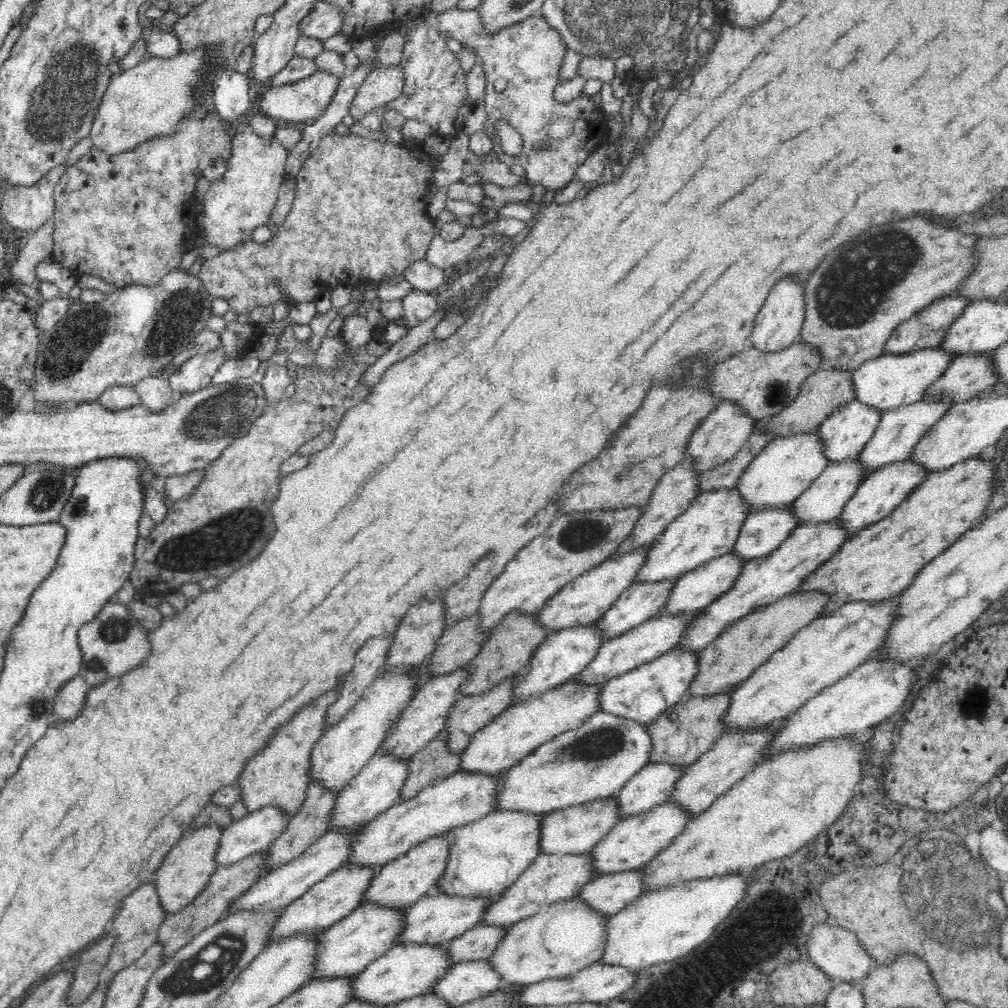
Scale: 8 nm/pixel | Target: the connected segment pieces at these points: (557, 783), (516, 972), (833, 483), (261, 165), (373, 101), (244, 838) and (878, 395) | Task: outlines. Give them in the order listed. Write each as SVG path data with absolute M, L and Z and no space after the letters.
M598 710L574 730L553 736L515 766L499 773L493 810L544 817L557 810L606 799L648 764L650 749L651 738L644 725Z
M575 897L552 903L507 929L486 959L487 965L508 985L524 986L568 978L601 961L607 920Z
M857 459L844 462L830 462L826 468L814 479L814 482L804 490L790 506L792 517L796 519L795 526L806 524L832 523L839 519L843 506L854 496L864 477L859 472Z
M248 118L232 127L228 170L211 183L203 202L203 234L210 245L220 249L252 238L256 228L270 220L277 192L285 179L287 149L276 138L262 138L252 129Z
M400 66L372 69L364 82L358 85L349 113L354 120L362 120L370 112L382 111L386 104L394 102L402 94L403 86L404 75Z
M262 807L255 811L249 811L247 816L233 819L233 821L221 830L218 839L218 848L215 850L214 862L220 866L228 866L240 862L256 853L264 852L270 843L285 829L288 816L284 816L281 810L274 807Z
M938 347L908 354L882 354L864 361L851 372L853 398L880 413L914 404L921 400L925 388L946 370L950 362L951 356Z

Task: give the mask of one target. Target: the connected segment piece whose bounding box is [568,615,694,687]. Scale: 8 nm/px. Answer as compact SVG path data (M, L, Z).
M683 615L682 617L656 616L641 626L630 630L629 633L622 634L621 637L605 641L594 653L594 658L582 670L574 673L568 681L574 682L574 685L577 686L602 687L611 678L626 674L630 670L634 670L672 650L692 620L694 620L694 615Z

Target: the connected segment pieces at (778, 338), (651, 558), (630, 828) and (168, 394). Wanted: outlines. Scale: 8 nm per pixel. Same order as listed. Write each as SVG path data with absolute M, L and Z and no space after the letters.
M782 280L774 290L770 292L766 304L756 316L754 330L750 332L747 346L751 346L764 354L774 354L786 349L796 342L799 330L805 317L805 302L802 300L802 286L798 286L792 280Z
M735 488L698 495L686 512L655 538L631 581L634 585L672 582L697 566L730 554L747 514Z
M670 802L654 806L648 812L620 819L614 826L589 850L586 855L590 860L591 872L594 876L616 874L639 870L654 855L670 844L670 841L685 827L690 816Z
M147 376L135 385L135 391L140 397L141 404L147 406L150 411L164 410L172 403L172 388L168 379L160 376Z

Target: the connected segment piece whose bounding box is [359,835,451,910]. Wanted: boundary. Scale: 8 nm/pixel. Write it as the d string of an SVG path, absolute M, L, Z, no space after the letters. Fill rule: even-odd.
M434 836L413 846L408 852L387 862L369 878L366 888L362 891L359 906L377 906L378 909L407 909L419 898L430 894L438 877L442 874L447 861L447 848L450 836Z

